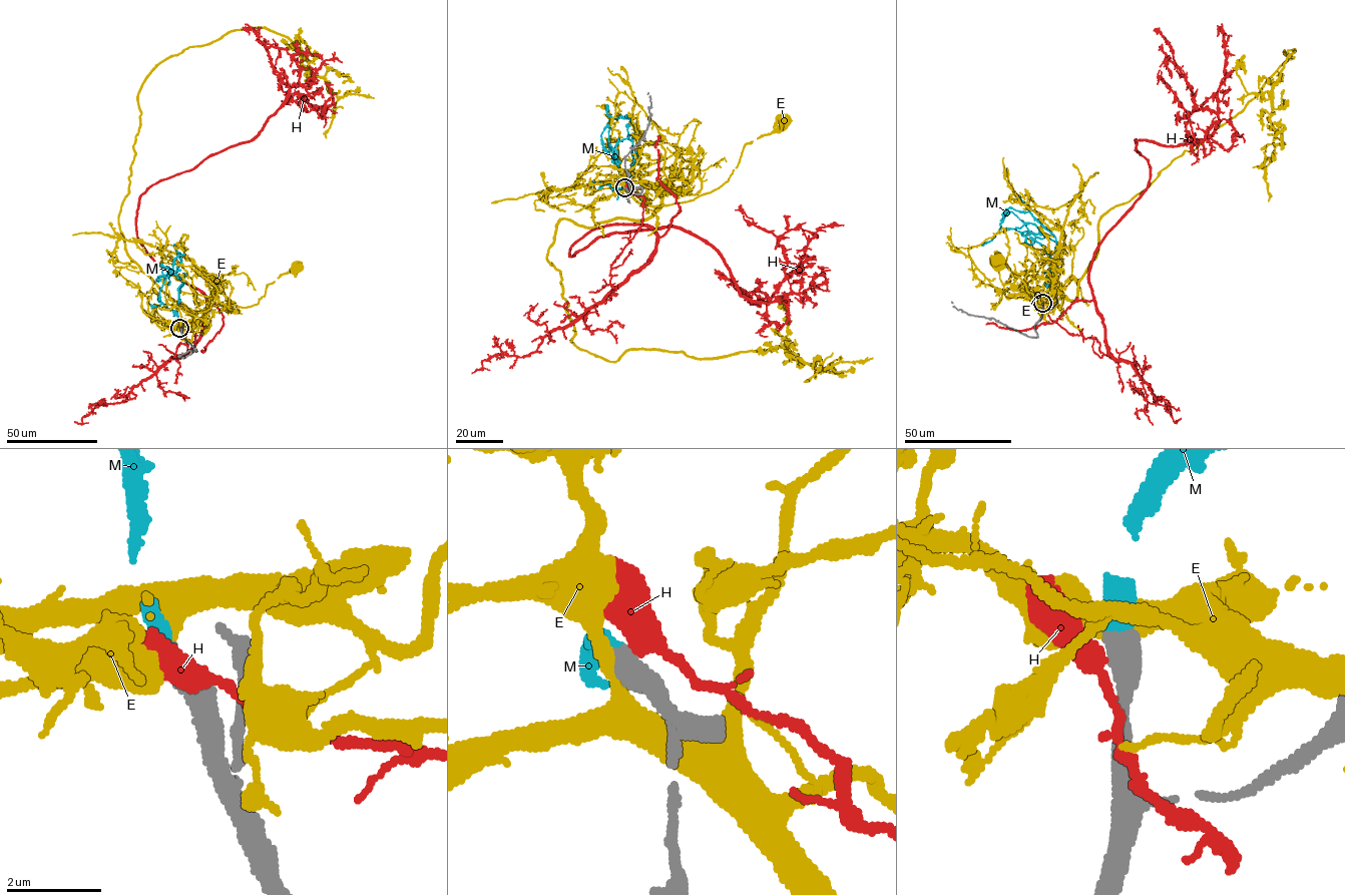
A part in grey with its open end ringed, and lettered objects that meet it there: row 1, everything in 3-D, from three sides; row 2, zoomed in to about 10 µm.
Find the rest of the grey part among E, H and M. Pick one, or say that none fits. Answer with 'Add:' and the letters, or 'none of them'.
Add: M

